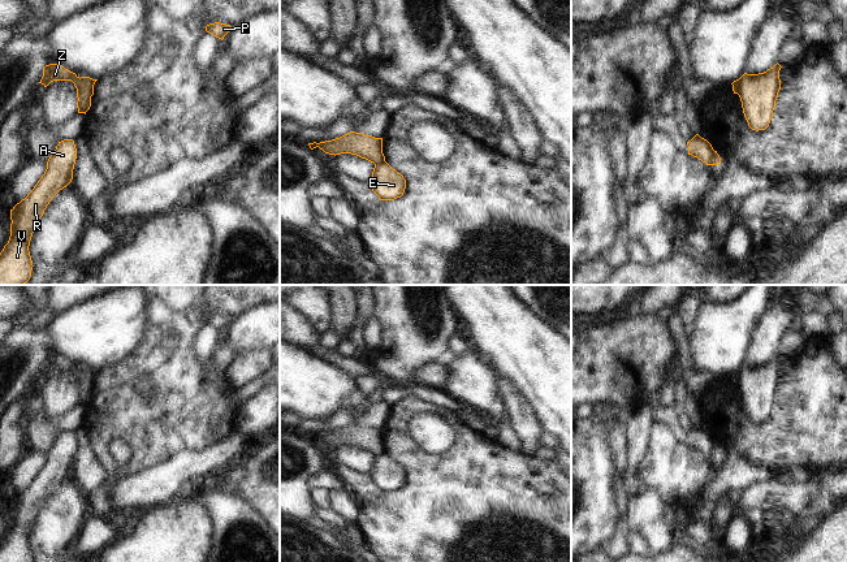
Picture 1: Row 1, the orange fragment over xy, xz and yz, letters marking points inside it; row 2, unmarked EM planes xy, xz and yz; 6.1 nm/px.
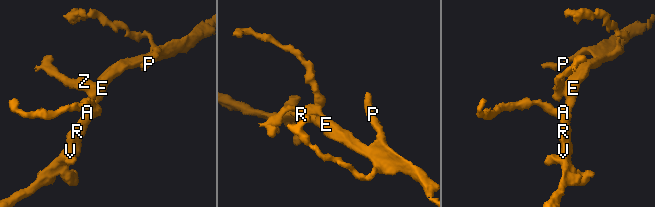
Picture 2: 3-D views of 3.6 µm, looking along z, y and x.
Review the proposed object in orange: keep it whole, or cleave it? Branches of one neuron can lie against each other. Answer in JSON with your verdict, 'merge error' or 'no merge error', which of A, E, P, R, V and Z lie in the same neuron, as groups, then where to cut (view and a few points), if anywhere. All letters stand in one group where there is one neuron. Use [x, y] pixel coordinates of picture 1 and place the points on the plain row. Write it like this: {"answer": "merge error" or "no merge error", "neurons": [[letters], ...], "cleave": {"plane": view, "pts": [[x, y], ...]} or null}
{"answer": "merge error", "neurons": [["A", "E", "P", "R", "V"], ["Z"]], "cleave": {"plane": "xz", "pts": [[384, 450], [375, 457]]}}

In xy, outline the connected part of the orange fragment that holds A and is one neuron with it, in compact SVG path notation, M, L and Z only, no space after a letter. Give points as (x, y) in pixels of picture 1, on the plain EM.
M74 432L59 433L42 470L27 488L10 501L10 528L0 544L0 562L33 562L29 542L33 524L52 489L72 474L75 450Z

